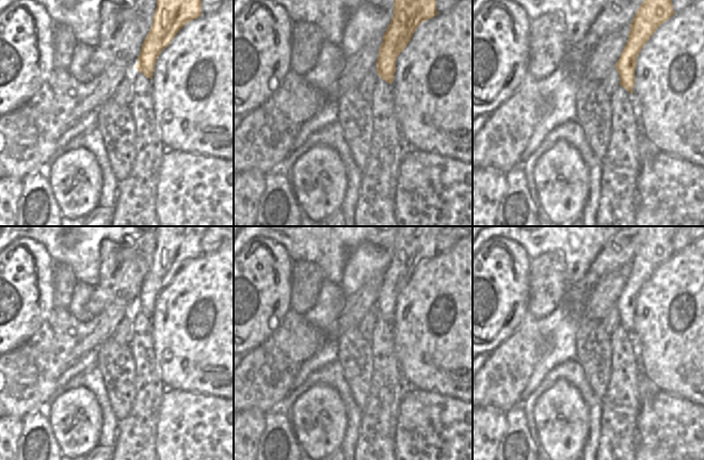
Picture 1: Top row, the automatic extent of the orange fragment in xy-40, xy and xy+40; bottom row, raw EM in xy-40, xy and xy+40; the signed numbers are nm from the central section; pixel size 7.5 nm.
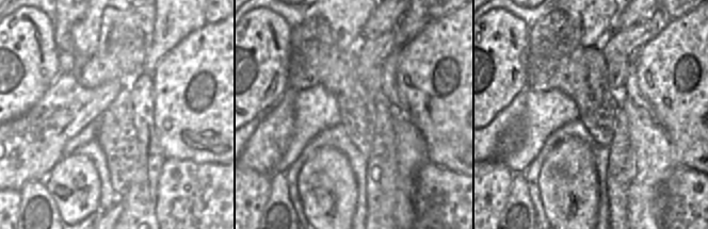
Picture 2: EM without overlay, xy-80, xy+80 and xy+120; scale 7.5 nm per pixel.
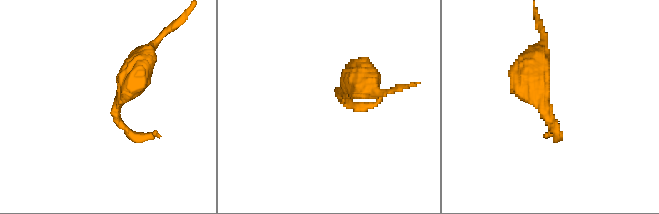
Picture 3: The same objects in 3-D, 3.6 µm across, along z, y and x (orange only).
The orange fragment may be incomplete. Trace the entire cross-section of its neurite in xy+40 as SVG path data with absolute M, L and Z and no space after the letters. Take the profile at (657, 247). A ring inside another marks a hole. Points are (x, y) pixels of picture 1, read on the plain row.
M647 226L645 239L639 245L630 265L628 280L615 303L620 326L633 333L635 307L641 288L654 271L675 252L673 235L679 226Z

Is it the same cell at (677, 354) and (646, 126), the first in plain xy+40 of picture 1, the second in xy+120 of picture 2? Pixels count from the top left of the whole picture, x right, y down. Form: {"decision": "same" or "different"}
{"decision": "different"}

